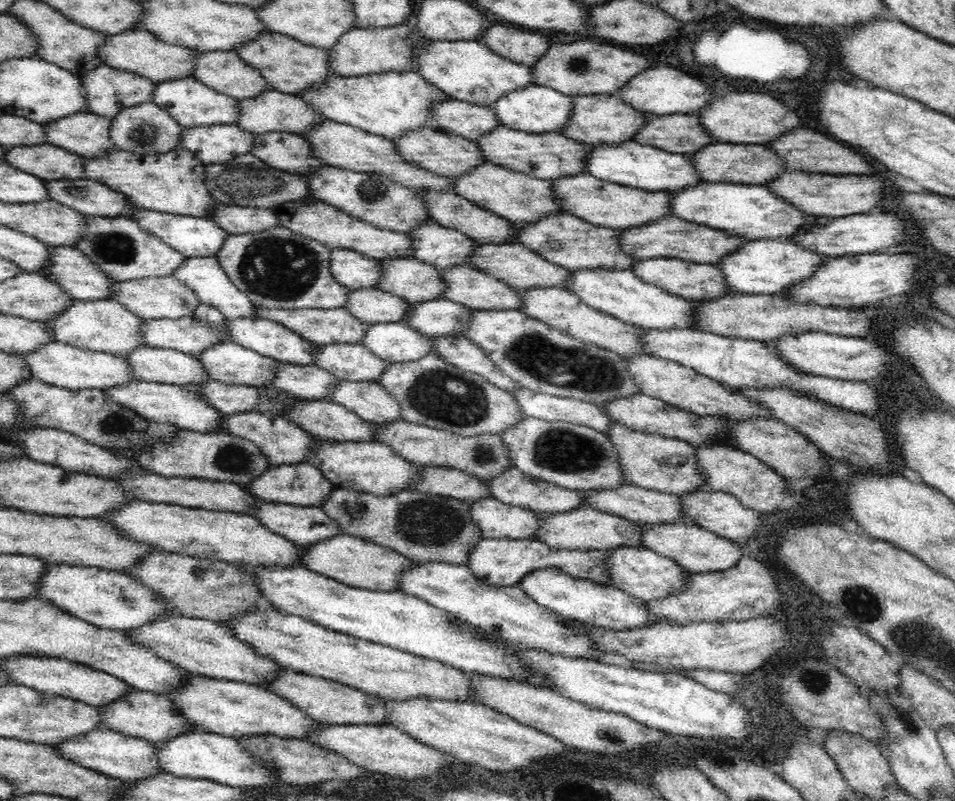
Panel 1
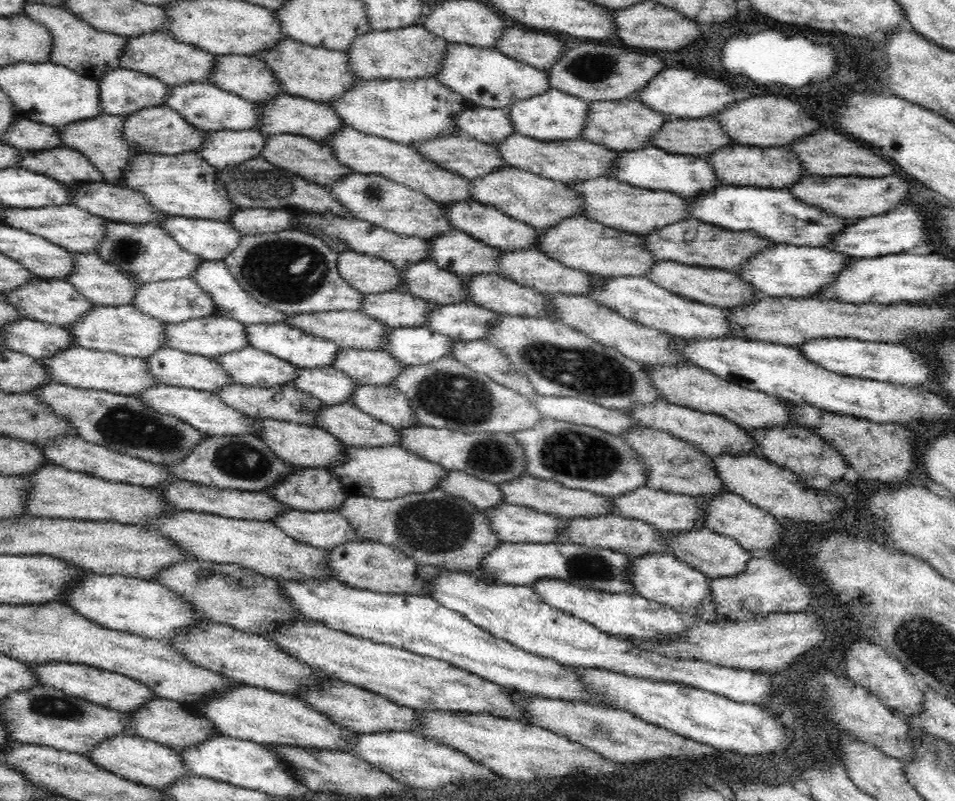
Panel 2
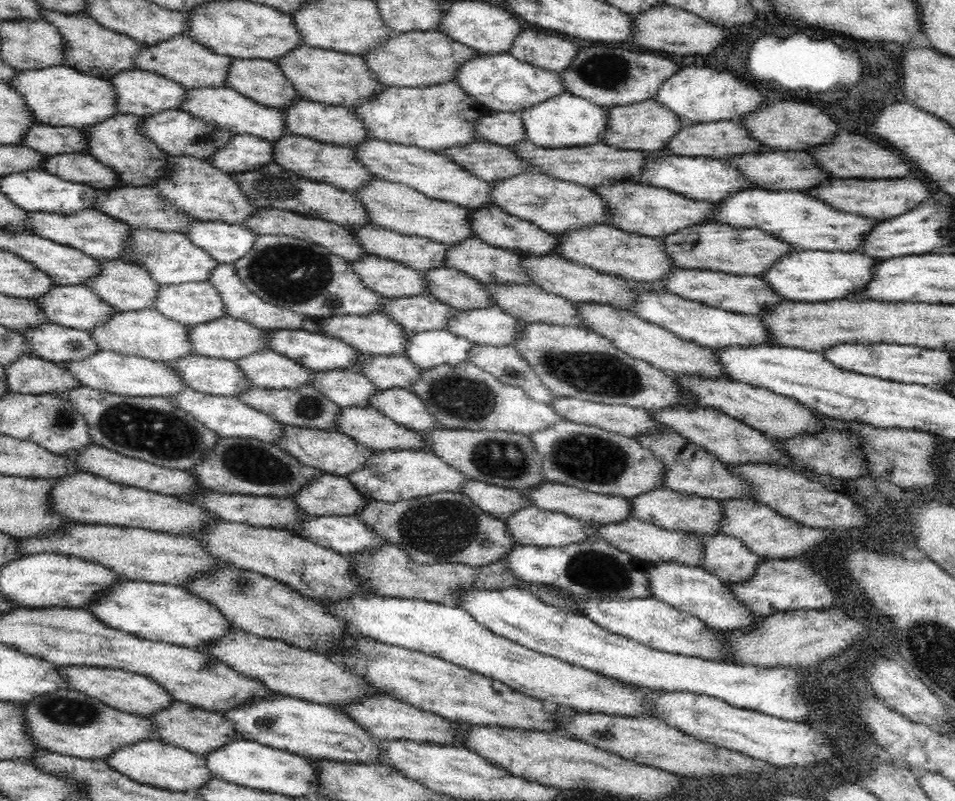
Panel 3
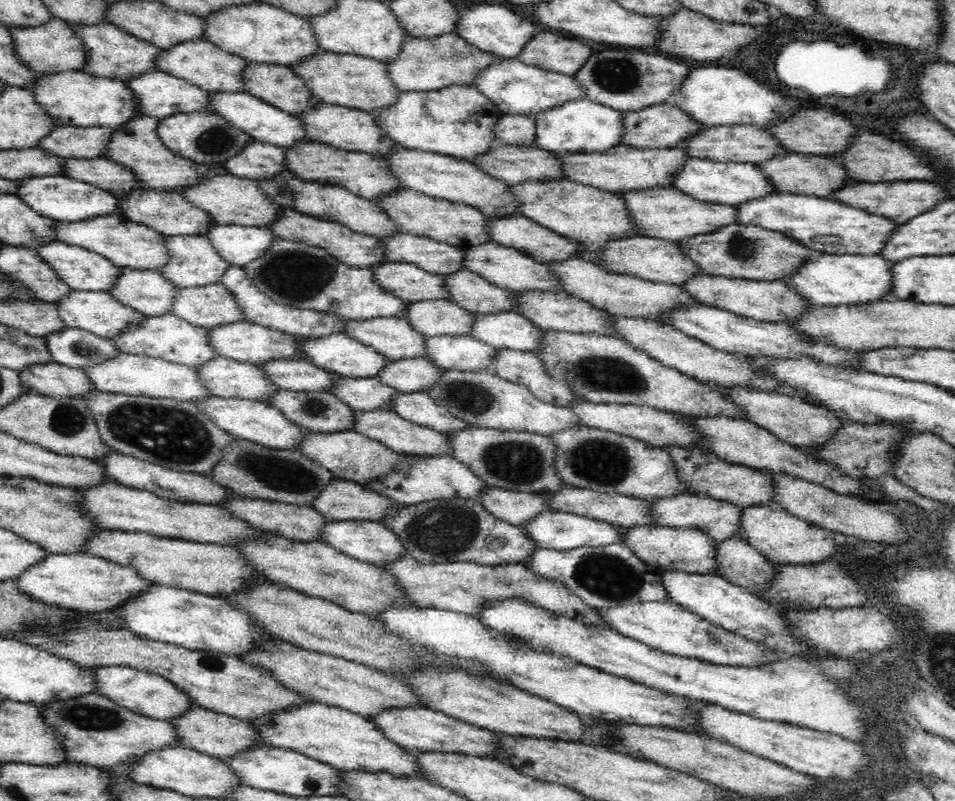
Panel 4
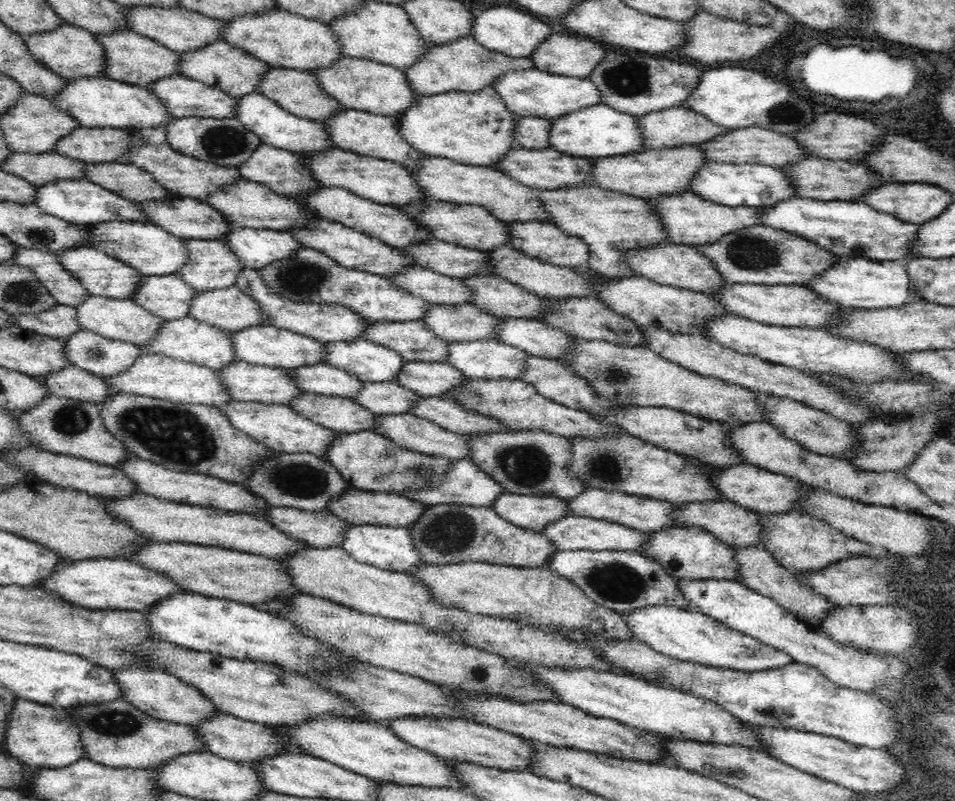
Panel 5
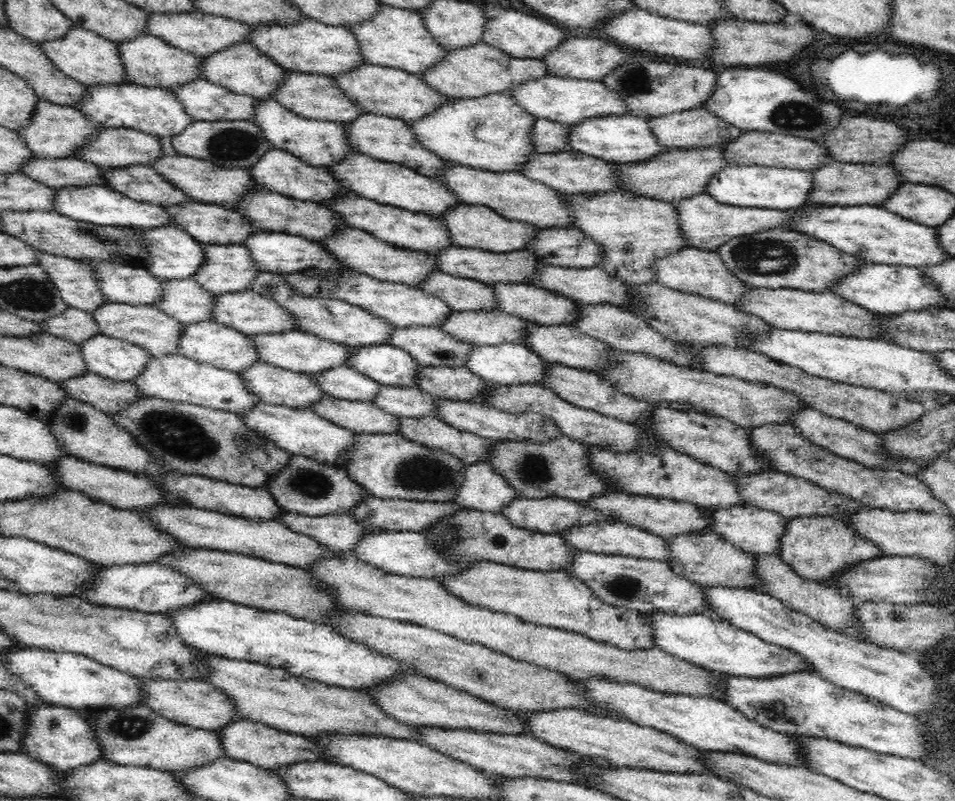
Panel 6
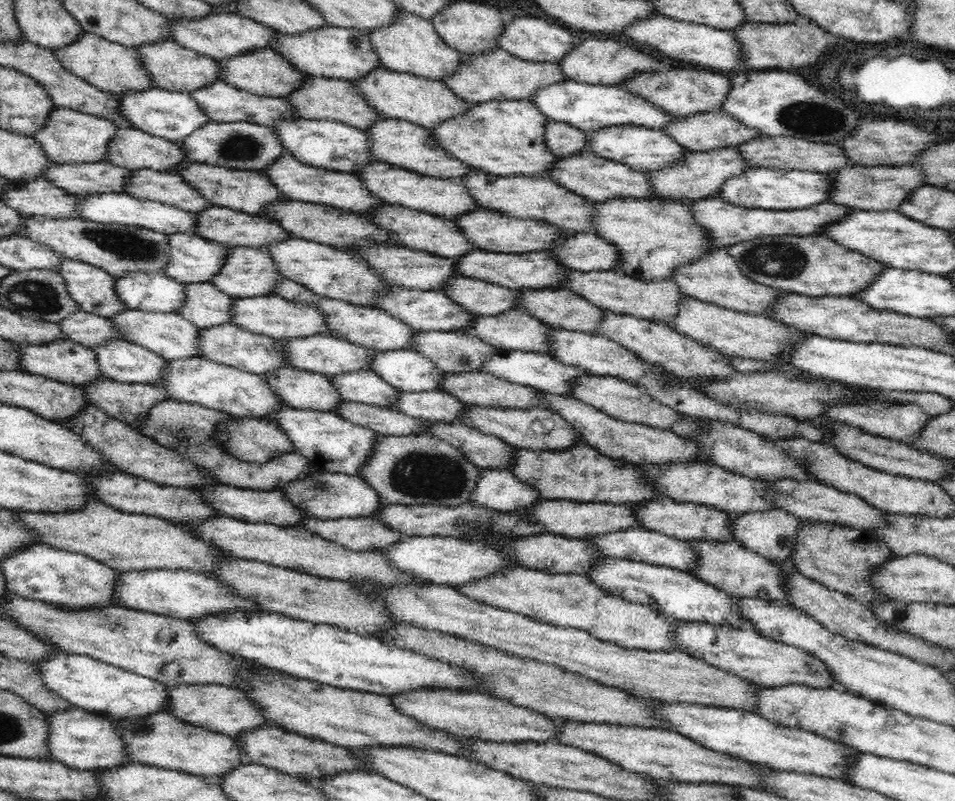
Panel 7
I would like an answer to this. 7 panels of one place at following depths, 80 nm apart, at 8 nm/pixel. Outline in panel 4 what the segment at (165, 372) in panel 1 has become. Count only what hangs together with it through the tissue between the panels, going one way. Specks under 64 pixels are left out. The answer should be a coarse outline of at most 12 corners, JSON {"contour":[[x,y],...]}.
{"contour":[[216,357],[196,369],[221,398],[266,402],[278,389],[254,363]]}

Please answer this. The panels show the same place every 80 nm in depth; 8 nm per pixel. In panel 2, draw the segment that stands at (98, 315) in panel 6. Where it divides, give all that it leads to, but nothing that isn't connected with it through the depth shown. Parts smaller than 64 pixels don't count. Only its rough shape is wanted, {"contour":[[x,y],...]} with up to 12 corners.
{"contour":[[36,277],[1,293],[26,319],[65,327],[94,305],[69,282]]}

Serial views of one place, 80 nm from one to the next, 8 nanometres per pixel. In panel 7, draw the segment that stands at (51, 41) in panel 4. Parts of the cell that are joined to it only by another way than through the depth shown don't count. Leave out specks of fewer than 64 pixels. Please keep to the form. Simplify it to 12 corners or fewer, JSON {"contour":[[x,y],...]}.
{"contour":[[84,31],[59,63],[116,96],[154,87],[136,48]]}

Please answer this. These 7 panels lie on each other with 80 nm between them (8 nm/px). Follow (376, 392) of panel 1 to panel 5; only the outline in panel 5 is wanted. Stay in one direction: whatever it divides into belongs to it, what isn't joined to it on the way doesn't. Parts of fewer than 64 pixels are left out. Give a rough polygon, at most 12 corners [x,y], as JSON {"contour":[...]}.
{"contour":[[422,397],[410,415],[458,435],[514,432],[442,397]]}

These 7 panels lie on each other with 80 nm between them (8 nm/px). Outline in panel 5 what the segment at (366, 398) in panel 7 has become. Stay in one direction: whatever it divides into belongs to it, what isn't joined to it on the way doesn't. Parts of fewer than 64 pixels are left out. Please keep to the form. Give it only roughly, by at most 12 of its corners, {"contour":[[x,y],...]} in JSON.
{"contour":[[322,363],[284,373],[298,389],[353,399],[366,386]]}

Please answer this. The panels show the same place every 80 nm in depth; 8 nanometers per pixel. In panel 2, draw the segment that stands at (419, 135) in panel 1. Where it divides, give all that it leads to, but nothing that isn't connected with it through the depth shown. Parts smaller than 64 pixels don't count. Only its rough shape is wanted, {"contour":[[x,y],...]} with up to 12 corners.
{"contour":[[462,133],[413,142],[468,180],[509,166],[495,145]]}

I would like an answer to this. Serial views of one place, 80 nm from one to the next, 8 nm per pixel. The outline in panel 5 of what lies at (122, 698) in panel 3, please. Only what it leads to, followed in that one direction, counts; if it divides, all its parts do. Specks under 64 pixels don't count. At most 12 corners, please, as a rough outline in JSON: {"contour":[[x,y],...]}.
{"contour":[[146,667],[111,669],[121,698],[194,726],[219,712],[197,688]]}

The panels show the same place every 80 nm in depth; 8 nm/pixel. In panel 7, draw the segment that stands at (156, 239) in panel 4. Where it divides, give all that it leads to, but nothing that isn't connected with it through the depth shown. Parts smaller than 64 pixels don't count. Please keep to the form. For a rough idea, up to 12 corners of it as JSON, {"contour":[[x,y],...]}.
{"contour":[[196,233],[166,235],[161,274],[211,283],[232,248]]}

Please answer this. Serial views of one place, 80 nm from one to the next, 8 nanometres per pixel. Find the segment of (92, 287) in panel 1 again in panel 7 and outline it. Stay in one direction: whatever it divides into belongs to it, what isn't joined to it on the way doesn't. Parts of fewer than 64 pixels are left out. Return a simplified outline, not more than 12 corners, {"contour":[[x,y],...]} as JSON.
{"contour":[[185,283],[177,312],[200,329],[234,322],[236,297]]}

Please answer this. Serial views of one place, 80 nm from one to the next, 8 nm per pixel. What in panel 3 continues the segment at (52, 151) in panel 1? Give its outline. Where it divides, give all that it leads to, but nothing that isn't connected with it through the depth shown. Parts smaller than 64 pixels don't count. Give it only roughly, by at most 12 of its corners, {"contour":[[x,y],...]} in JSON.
{"contour":[[86,153],[47,155],[43,170],[94,189],[122,187],[116,172]]}

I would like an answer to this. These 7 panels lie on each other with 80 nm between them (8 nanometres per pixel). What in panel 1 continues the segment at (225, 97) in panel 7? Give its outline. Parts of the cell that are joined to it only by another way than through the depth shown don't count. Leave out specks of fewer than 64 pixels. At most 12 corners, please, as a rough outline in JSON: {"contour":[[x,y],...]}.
{"contour":[[108,65],[84,73],[87,112],[151,101],[155,81]]}

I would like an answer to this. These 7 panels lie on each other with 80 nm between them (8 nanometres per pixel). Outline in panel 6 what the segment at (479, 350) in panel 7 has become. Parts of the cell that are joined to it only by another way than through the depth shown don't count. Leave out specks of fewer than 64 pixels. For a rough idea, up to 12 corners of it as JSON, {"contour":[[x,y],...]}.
{"contour":[[439,326],[396,327],[388,345],[422,367],[464,368],[472,342]]}

